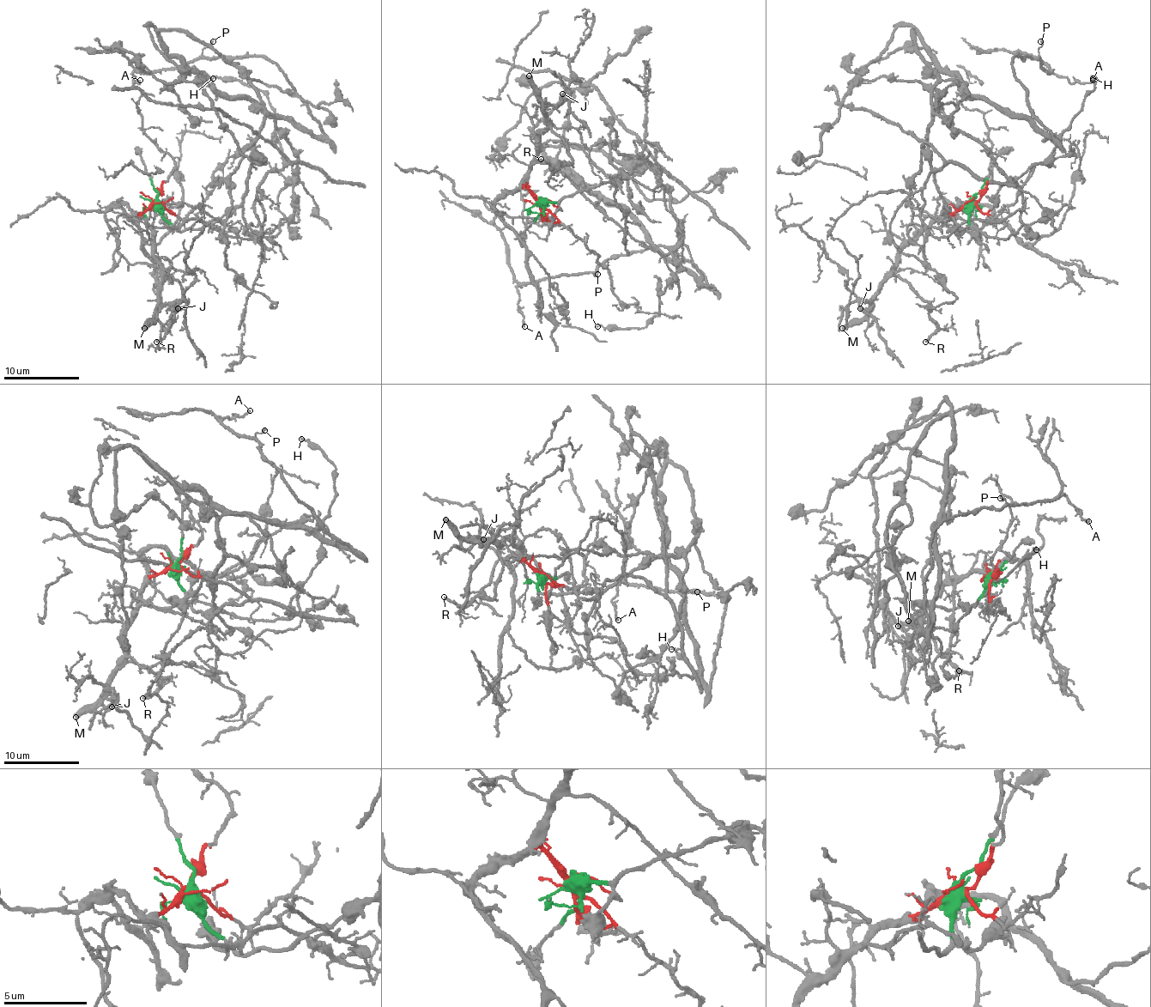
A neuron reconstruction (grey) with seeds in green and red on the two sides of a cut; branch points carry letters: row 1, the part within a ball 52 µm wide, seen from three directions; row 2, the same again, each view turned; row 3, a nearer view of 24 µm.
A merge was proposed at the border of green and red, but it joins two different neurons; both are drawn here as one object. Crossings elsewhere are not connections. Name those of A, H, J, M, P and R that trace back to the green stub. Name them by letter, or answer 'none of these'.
A, H, P

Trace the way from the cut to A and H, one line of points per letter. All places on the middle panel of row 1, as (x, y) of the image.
A: (540, 206), (644, 162), (543, 153), (706, 283), (659, 245), (614, 255), (523, 283), (524, 327)
H: (540, 206), (614, 181), (645, 162), (681, 225), (676, 274), (659, 296), (659, 312), (642, 329), (596, 327)

